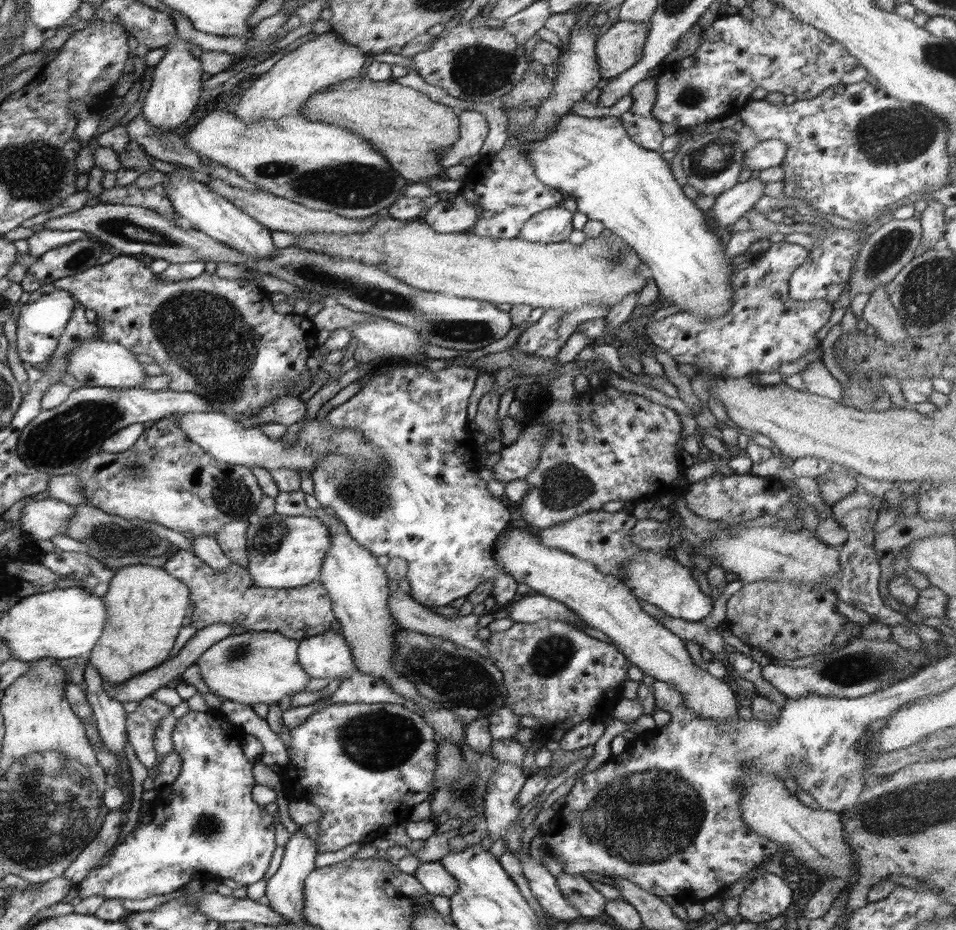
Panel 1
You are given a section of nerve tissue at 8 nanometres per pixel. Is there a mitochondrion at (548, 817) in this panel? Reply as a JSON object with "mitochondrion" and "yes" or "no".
{"mitochondrion":"no"}

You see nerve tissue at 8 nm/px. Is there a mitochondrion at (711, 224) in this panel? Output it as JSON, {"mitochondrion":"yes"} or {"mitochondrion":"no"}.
{"mitochondrion":"no"}

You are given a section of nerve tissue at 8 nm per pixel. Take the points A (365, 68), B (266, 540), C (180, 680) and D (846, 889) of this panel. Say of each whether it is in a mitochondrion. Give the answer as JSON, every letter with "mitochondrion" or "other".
{"A":"other","B":"mitochondrion","C":"other","D":"other"}

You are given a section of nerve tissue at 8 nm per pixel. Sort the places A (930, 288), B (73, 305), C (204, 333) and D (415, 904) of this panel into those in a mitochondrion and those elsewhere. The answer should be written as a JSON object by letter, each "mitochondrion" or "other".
{"A":"mitochondrion","B":"other","C":"mitochondrion","D":"other"}

